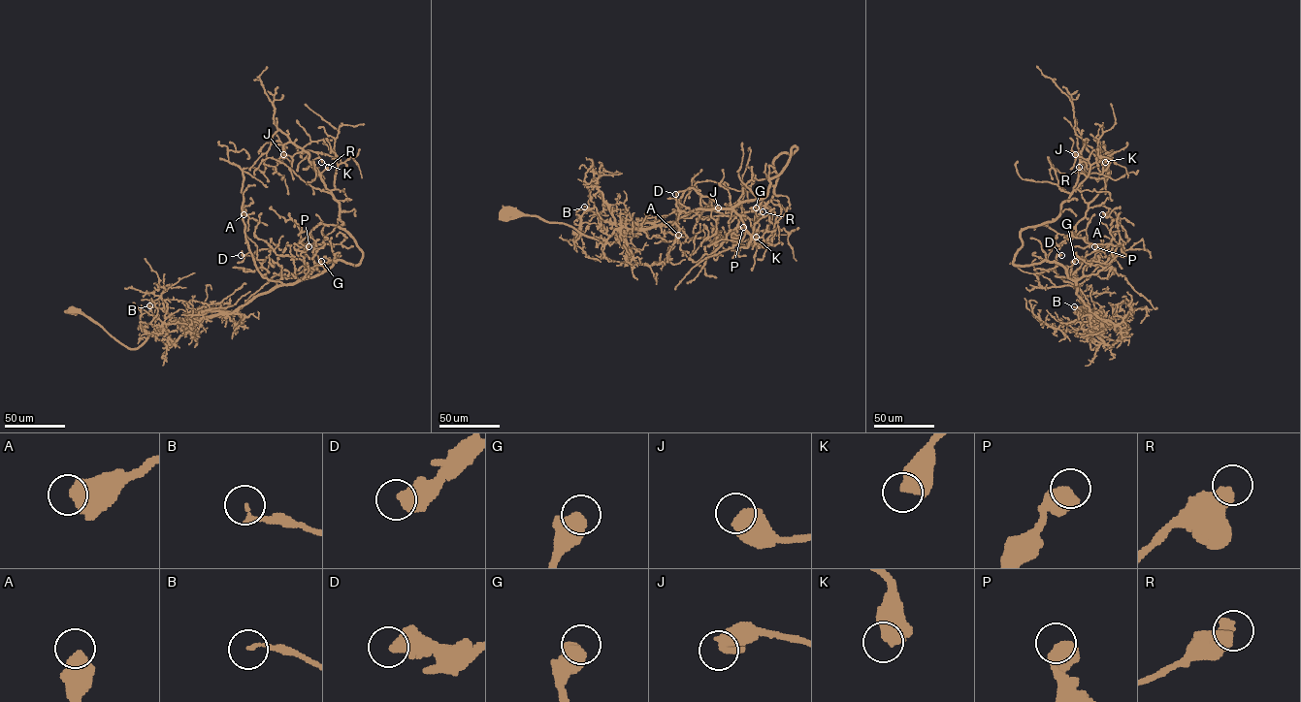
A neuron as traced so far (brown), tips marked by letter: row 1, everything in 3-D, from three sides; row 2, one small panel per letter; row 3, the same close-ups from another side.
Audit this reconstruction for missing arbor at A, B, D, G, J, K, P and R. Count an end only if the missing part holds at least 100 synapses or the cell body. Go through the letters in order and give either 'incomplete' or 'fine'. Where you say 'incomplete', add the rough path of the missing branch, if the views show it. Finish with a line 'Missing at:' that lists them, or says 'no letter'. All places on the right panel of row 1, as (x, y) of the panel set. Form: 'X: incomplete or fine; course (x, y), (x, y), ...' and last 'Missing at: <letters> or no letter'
A: fine
B: fine
D: fine
G: fine
J: fine
K: fine
P: fine
R: fine
Missing at: no letter

